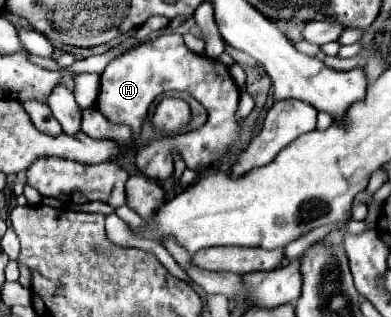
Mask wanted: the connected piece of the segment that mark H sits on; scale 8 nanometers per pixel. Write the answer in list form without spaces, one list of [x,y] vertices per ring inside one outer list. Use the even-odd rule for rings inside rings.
[[[166,33],[156,39],[150,39],[146,43],[140,43],[132,51],[124,53],[122,57],[108,63],[108,67],[102,73],[102,85],[100,95],[94,103],[102,115],[116,125],[128,125],[132,129],[132,139],[136,141],[136,167],[142,175],[166,181],[172,177],[172,151],[178,149],[186,165],[194,171],[206,171],[214,163],[218,163],[234,143],[242,139],[244,133],[244,121],[236,117],[238,109],[238,85],[234,83],[230,69],[220,63],[218,59],[202,57],[198,53],[192,53],[180,33]],[[166,91],[186,91],[196,101],[202,103],[202,107],[208,111],[208,121],[198,131],[188,131],[182,135],[162,137],[162,139],[150,139],[140,143],[142,137],[142,123],[146,119],[146,111],[152,105],[152,101],[166,93]]]

